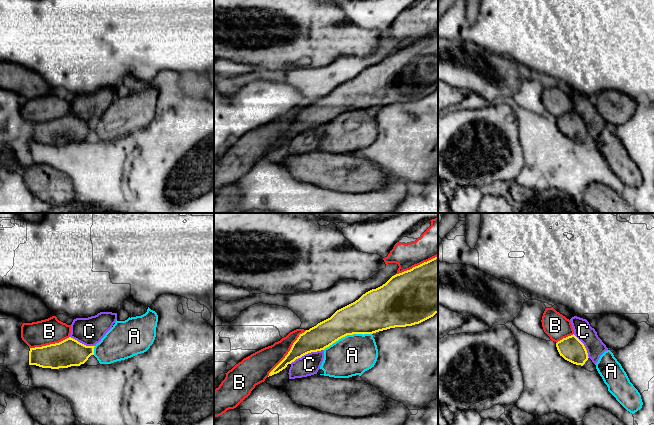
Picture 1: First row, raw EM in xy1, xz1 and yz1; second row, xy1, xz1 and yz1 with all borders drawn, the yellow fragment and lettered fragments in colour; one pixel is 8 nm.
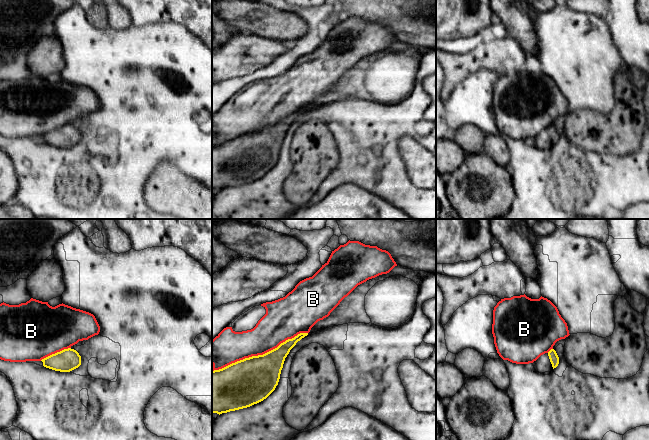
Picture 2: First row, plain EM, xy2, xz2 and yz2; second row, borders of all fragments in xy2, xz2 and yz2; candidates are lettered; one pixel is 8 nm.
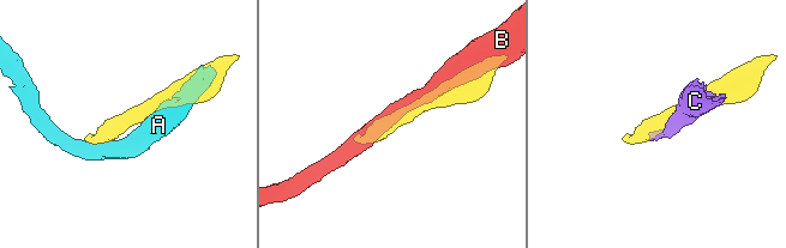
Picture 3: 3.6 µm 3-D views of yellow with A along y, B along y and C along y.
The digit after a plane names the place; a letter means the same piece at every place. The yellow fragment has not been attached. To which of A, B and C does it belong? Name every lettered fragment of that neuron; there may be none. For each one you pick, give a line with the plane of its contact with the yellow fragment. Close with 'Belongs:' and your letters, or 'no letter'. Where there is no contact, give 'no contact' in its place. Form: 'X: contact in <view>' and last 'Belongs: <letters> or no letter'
Belongs: no letter

